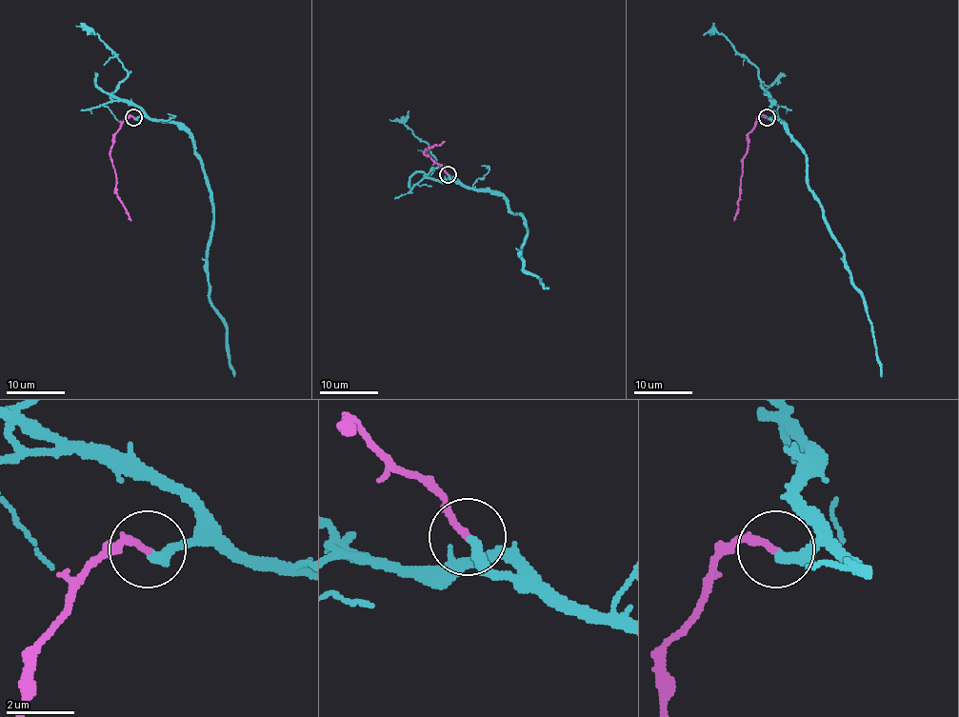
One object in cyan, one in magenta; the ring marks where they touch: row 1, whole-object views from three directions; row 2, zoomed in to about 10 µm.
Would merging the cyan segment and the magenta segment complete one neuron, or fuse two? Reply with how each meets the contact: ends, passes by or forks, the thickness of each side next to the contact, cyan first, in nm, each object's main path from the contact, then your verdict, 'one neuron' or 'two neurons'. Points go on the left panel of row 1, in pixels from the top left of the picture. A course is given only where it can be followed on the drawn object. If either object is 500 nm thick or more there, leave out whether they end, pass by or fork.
cyan ends; magenta ends; calibres 320 and 200 nm; course cyan (134, 116), (176, 123), (189, 135), (202, 162), (213, 216), (208, 254), (209, 295), (227, 329), (233, 376); course magenta (134, 116), (129, 115), (122, 123), (110, 149), (116, 177), (116, 197), (131, 221); one neuron

